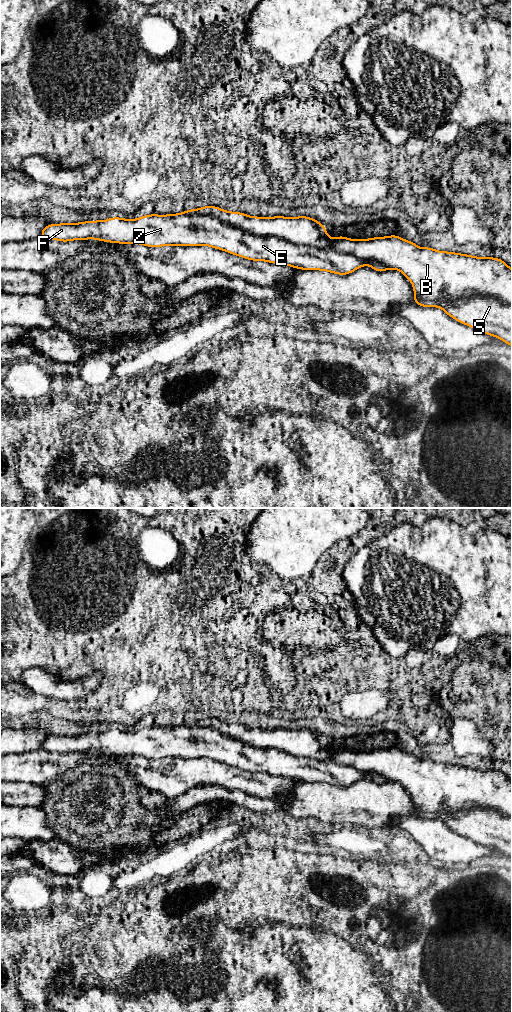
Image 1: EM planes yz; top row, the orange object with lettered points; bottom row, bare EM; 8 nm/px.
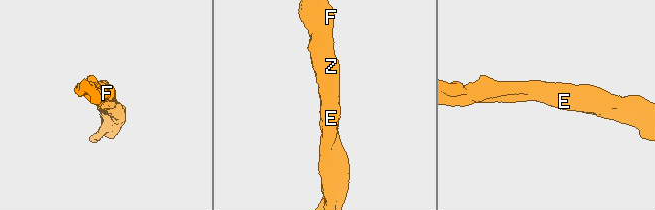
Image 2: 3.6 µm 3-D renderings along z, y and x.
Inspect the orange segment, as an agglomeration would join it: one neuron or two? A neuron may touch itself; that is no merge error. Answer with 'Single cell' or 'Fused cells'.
Fused cells

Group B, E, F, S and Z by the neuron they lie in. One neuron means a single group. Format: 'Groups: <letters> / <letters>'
Groups: B / E F S Z

